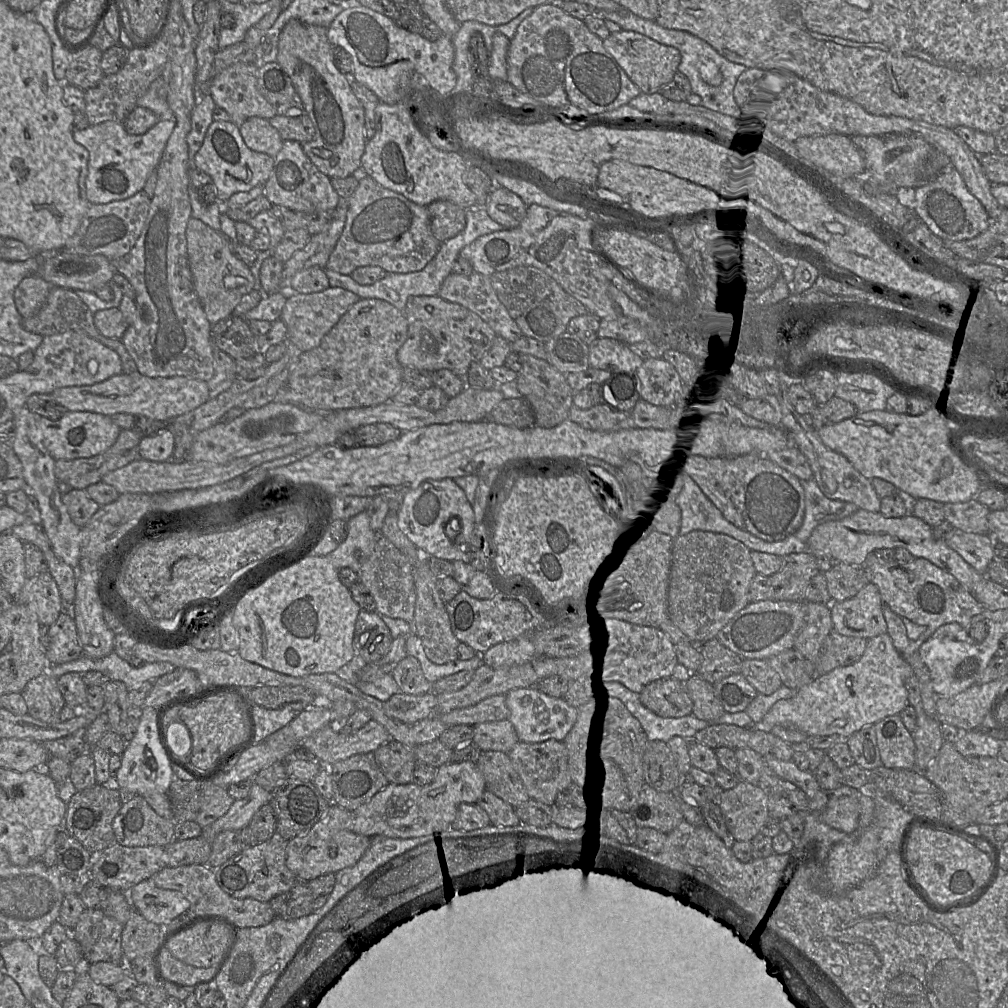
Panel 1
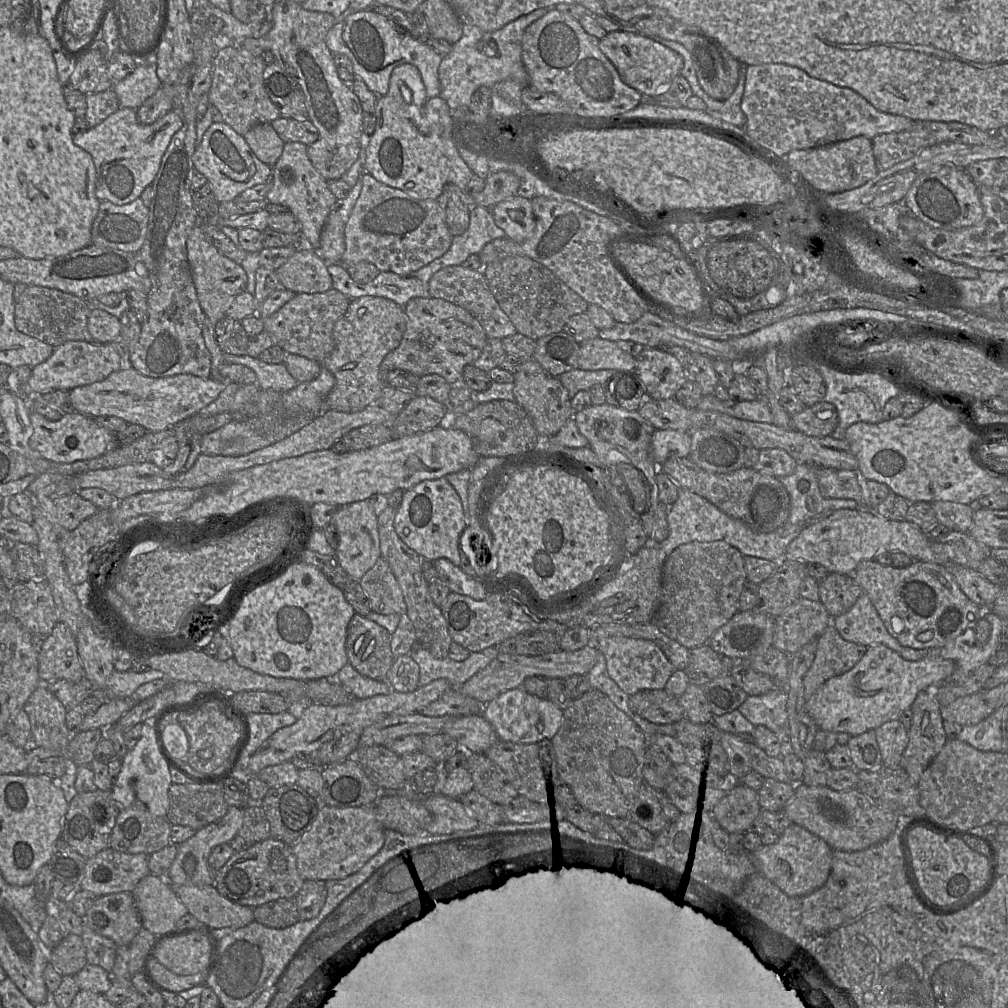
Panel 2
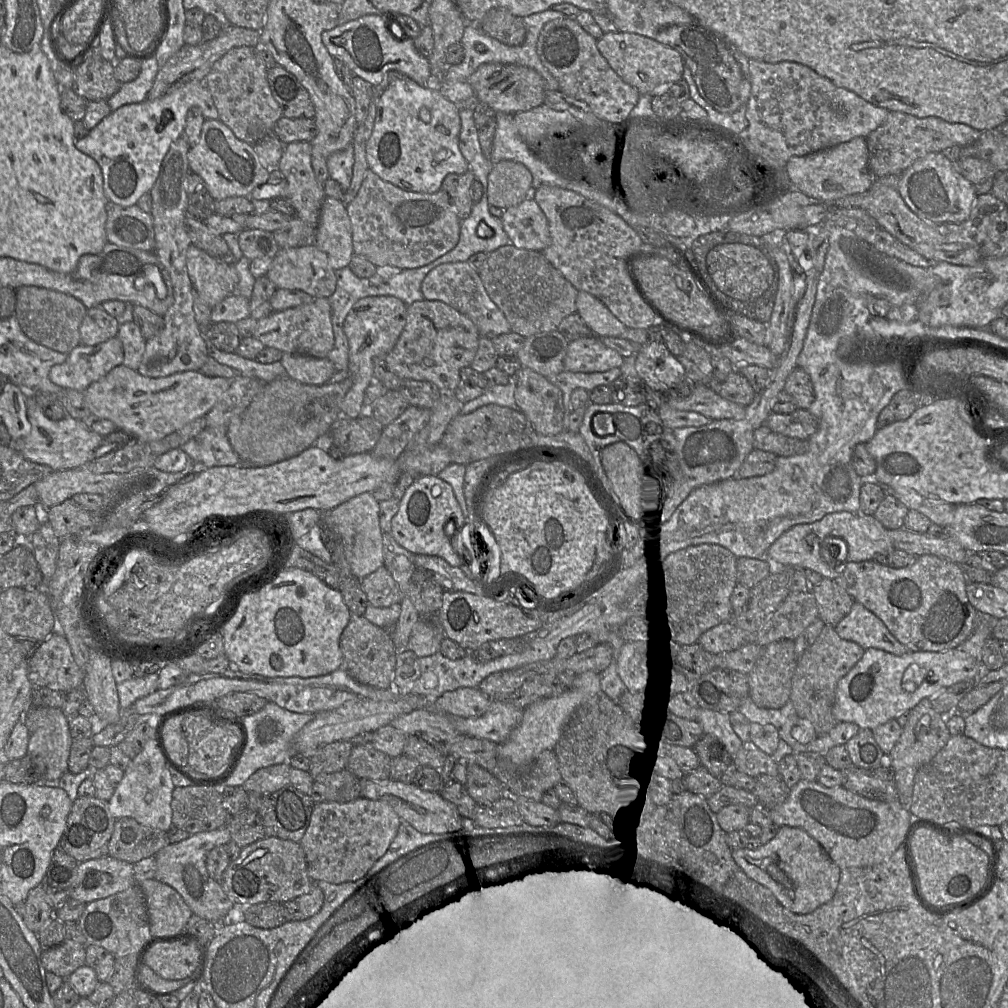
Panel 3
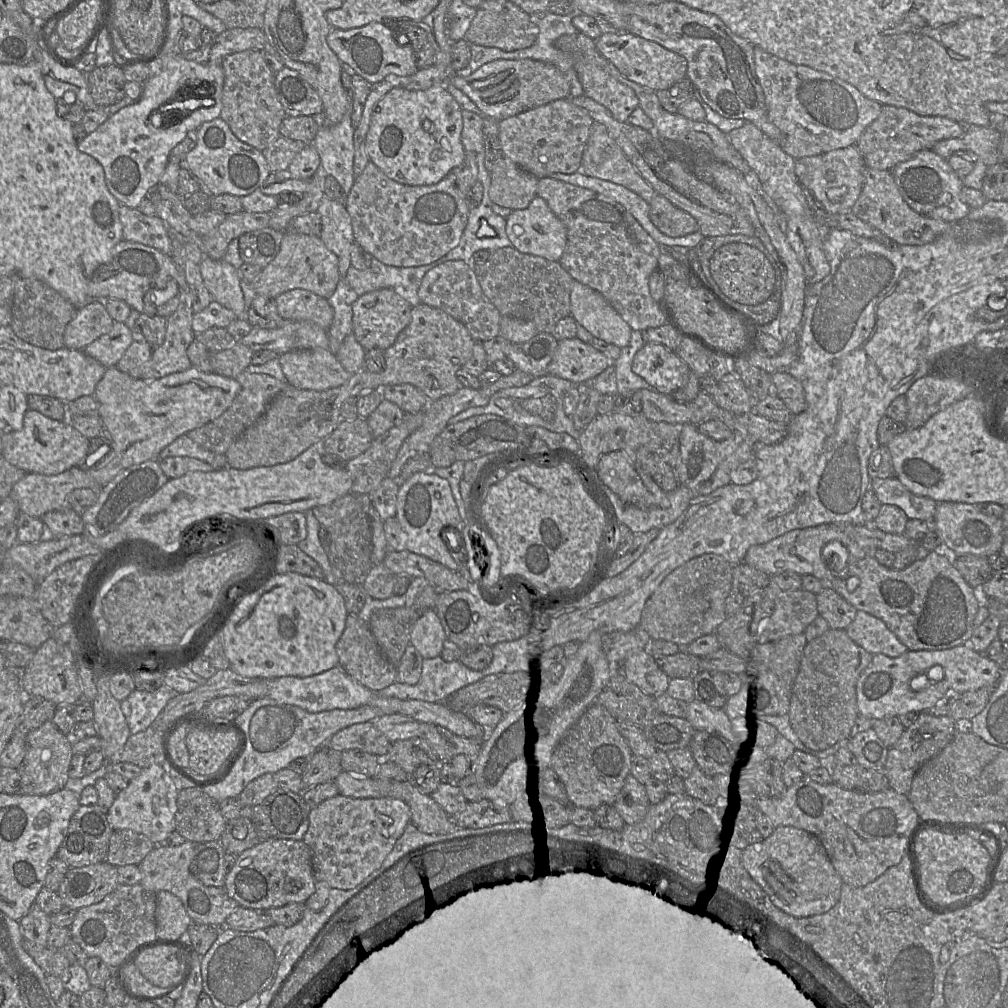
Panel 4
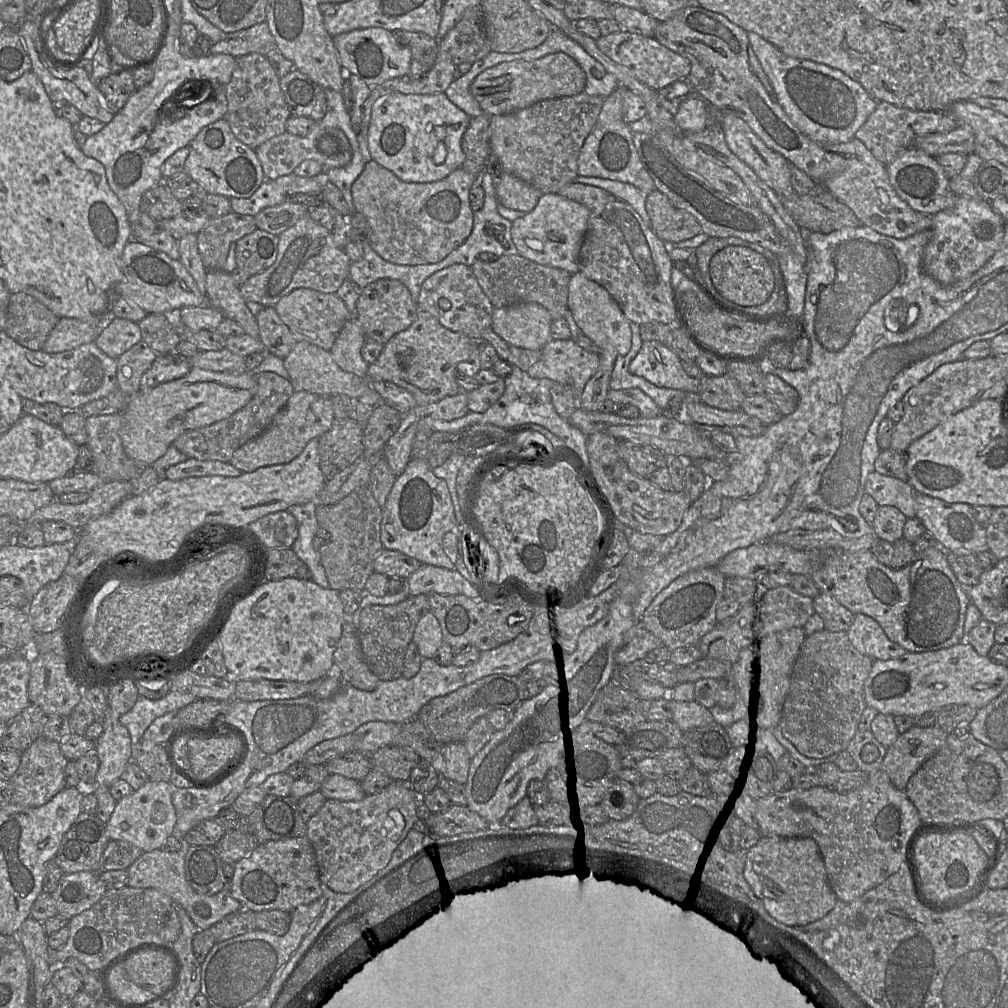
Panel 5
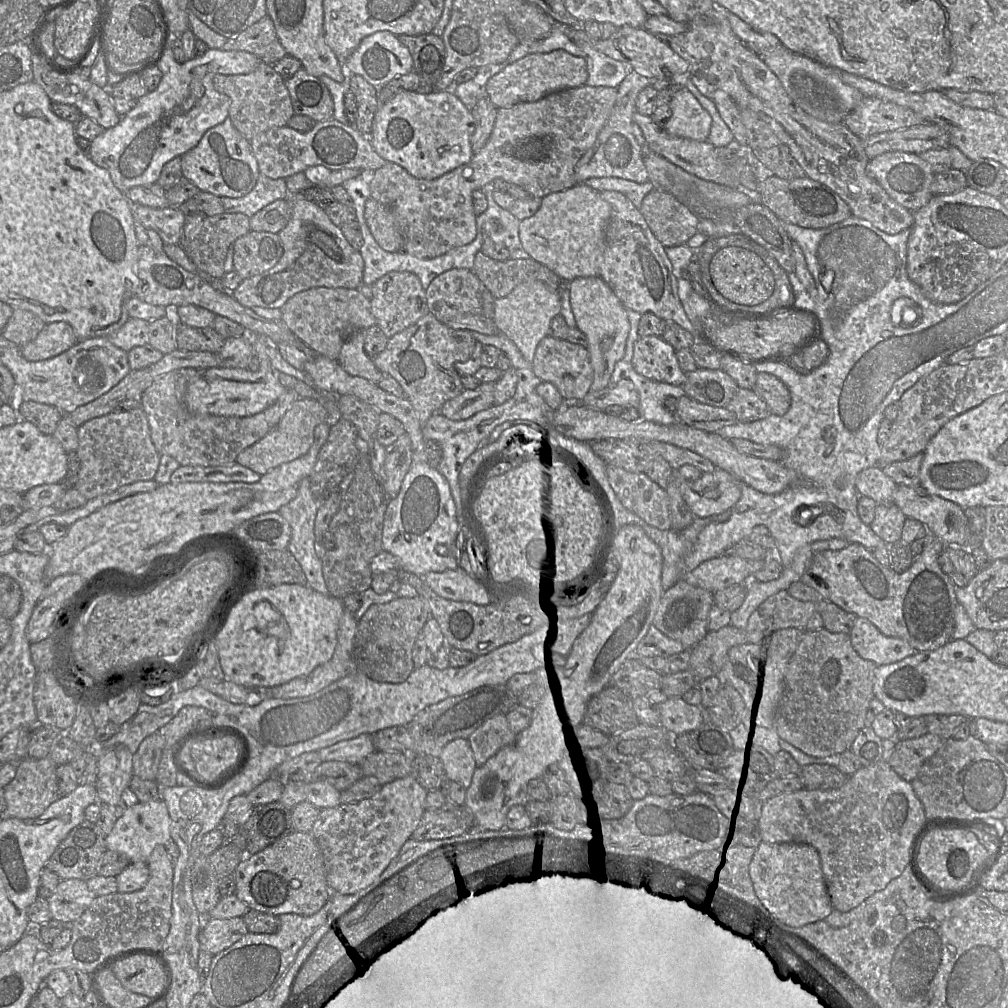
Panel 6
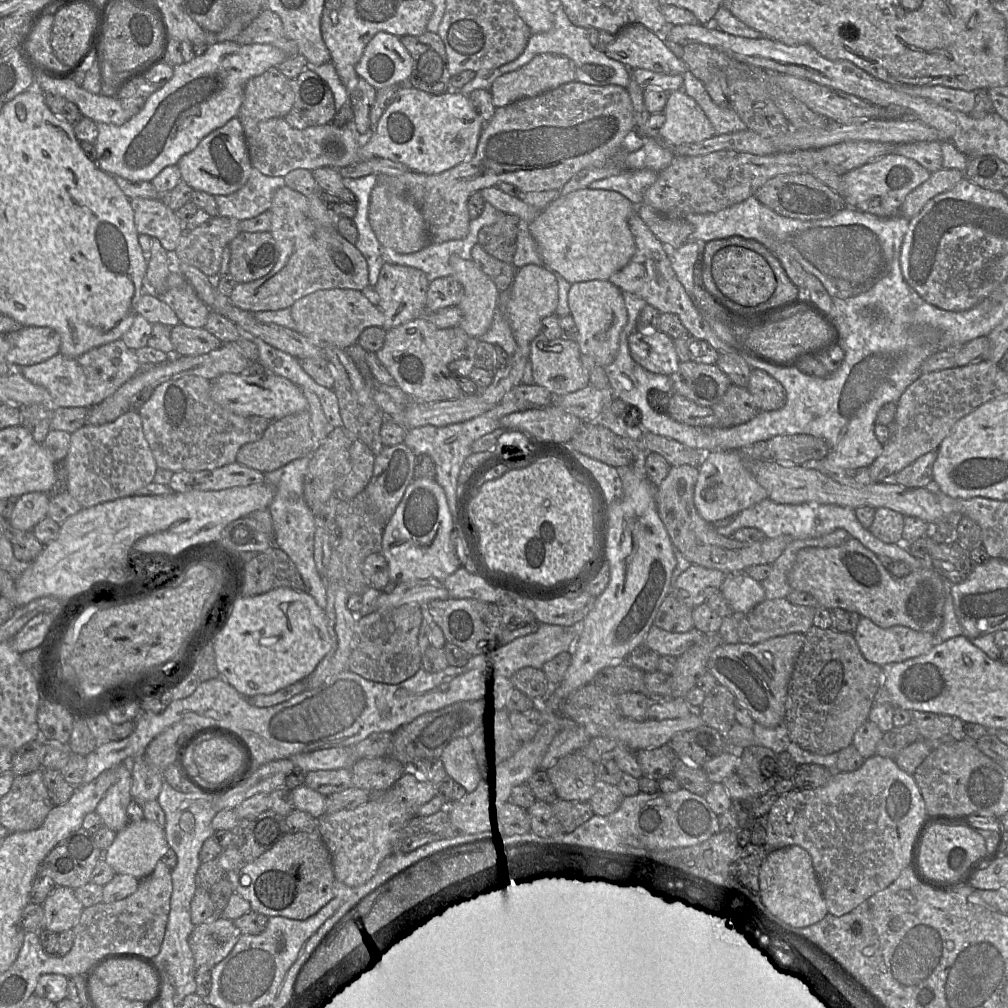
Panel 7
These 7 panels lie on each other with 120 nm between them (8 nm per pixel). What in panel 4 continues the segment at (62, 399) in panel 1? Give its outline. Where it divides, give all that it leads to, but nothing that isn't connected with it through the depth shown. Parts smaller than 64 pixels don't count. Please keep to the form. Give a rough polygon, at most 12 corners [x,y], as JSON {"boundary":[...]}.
{"boundary":[[193,365],[155,380],[106,368],[93,396],[105,486],[223,414],[236,379]]}

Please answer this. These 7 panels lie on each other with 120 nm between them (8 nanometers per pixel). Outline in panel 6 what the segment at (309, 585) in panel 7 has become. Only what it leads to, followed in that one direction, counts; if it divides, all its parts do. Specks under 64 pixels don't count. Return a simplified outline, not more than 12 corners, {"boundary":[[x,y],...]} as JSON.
{"boundary":[[310,478],[278,512],[291,527],[287,550],[307,586],[329,595],[316,549],[317,498]]}

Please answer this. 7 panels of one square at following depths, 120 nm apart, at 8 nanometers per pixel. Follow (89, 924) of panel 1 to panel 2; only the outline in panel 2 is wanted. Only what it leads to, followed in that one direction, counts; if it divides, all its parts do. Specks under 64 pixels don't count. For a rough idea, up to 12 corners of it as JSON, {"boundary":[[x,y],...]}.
{"boundary":[[85,927],[81,937],[87,962],[110,973],[118,947]]}

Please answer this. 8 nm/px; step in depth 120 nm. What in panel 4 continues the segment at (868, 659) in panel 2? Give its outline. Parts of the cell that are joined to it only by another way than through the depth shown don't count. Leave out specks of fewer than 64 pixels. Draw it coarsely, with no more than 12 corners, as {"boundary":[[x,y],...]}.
{"boundary":[[968,641],[875,654],[856,684],[877,720],[929,711],[948,691],[995,687]]}

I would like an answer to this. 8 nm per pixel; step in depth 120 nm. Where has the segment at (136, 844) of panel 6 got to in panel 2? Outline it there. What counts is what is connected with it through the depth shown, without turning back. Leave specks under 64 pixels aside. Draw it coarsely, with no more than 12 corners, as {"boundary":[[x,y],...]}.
{"boundary":[[144,722],[114,779],[120,811],[167,817],[170,767]]}

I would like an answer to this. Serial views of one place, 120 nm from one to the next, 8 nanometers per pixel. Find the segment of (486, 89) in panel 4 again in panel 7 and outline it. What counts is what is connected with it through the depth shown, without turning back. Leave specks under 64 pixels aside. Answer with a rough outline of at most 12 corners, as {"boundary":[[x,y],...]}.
{"boundary":[[539,54],[490,89],[496,108],[573,82],[574,62]]}

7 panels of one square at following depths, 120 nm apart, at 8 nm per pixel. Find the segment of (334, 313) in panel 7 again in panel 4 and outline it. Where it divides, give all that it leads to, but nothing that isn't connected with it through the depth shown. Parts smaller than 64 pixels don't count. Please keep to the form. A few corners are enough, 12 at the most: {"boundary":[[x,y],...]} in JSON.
{"boundary":[[305,289],[275,298],[285,321],[310,321],[327,330],[334,311]]}

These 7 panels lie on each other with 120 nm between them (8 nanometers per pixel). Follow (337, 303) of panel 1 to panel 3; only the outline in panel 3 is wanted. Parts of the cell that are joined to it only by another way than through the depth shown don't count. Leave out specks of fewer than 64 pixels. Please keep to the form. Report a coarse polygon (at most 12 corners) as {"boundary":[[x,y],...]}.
{"boundary":[[328,298],[273,312],[253,337],[284,353],[327,357]]}

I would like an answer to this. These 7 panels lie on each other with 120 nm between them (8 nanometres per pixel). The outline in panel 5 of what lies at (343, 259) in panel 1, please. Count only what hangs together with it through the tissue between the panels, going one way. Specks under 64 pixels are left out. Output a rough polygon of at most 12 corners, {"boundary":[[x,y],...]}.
{"boundary":[[368,160],[352,186],[367,237],[398,265],[442,261],[473,229],[460,167],[428,183]]}

